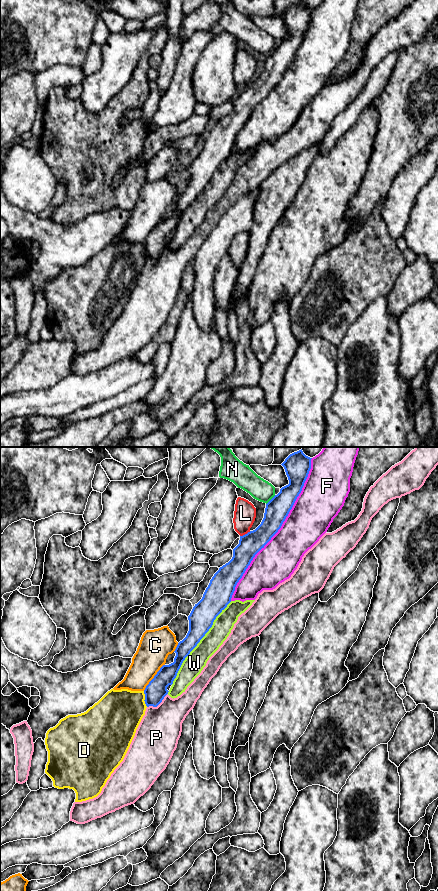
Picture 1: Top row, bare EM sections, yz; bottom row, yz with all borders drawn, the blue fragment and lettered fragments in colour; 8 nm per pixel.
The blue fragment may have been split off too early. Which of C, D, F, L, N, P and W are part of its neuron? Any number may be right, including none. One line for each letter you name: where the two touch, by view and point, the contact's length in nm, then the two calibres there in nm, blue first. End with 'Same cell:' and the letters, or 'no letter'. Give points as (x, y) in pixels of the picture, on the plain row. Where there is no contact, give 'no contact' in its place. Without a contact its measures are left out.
Same cell: no letter

